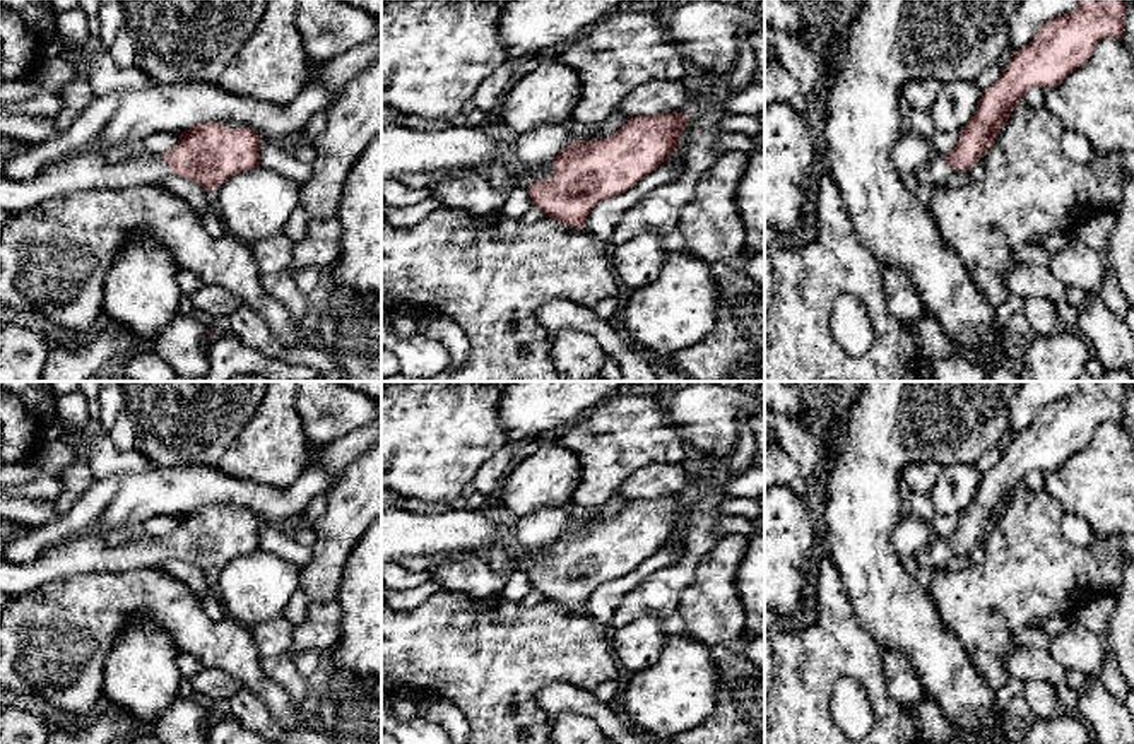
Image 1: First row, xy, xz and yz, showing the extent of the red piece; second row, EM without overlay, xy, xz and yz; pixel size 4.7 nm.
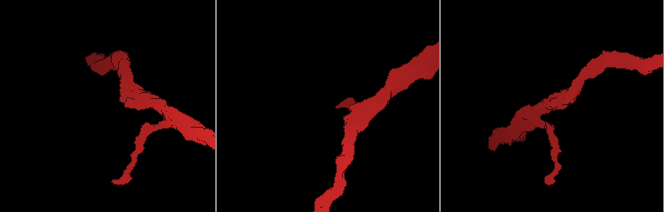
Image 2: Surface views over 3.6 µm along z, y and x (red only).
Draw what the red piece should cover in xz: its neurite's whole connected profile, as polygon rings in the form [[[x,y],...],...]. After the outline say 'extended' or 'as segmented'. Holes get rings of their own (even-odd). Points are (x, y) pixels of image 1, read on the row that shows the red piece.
[[[681,113],[633,116],[623,128],[602,140],[571,142],[542,168],[527,169],[511,162],[508,166],[510,186],[505,190],[496,190],[482,169],[458,169],[431,186],[431,197],[448,209],[489,216],[501,210],[513,188],[522,186],[546,217],[570,229],[583,229],[597,204],[628,192],[676,154],[688,116]]] | extended

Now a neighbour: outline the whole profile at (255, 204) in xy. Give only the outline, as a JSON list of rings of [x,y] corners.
[[[257,168],[222,183],[212,193],[212,204],[226,234],[250,245],[284,233],[299,195],[301,183]]]

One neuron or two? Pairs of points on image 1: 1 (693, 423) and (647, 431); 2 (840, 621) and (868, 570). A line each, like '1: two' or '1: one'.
1: two
2: two

